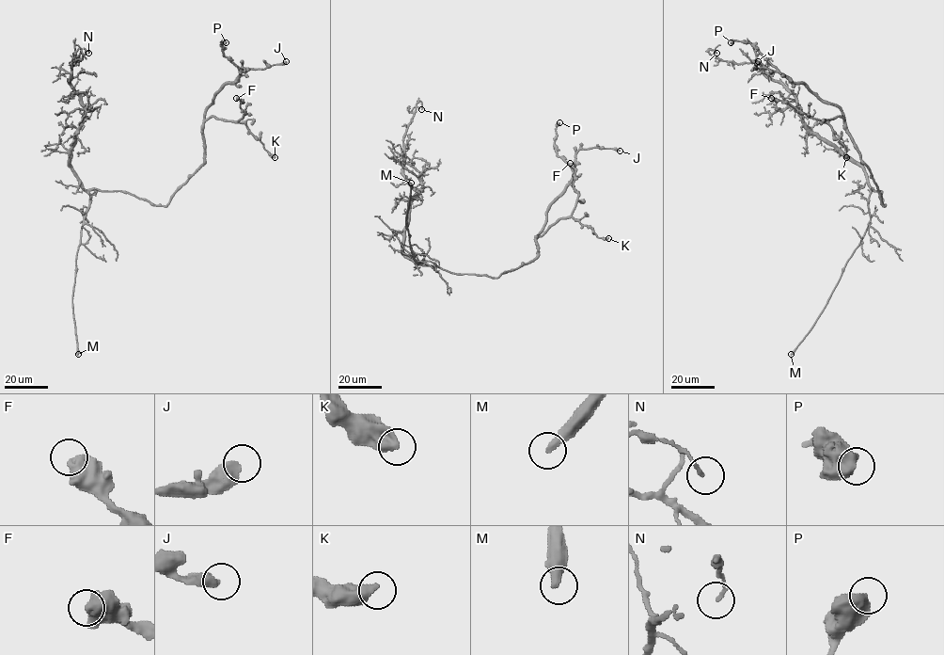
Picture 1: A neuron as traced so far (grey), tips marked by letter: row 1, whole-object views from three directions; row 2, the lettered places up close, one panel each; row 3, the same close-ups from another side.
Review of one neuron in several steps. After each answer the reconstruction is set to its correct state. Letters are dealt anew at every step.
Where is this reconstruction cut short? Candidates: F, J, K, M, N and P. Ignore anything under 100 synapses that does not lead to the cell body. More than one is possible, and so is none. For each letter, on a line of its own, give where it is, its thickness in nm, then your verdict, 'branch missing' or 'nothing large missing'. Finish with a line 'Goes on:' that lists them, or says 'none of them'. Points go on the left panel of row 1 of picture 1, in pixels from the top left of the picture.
F: (236, 98) | 650 nm | nothing large missing
J: (286, 61) | 420 nm | nothing large missing
K: (275, 157) | 500 nm | nothing large missing
M: (78, 354) | 360 nm | branch missing
N: (88, 53) | 120 nm | nothing large missing
P: (226, 42) | 700 nm | nothing large missing
Goes on: M

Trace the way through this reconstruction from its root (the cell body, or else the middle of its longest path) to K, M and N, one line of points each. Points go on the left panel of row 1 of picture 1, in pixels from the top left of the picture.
K: (133, 194), (155, 205), (166, 205), (171, 197), (203, 163), (202, 127), (212, 117), (243, 122), (275, 157)
M: (133, 194), (87, 191), (89, 208), (81, 230), (72, 296), (78, 354)
N: (133, 194), (85, 189), (69, 164), (85, 112), (70, 84), (70, 63), (88, 53)

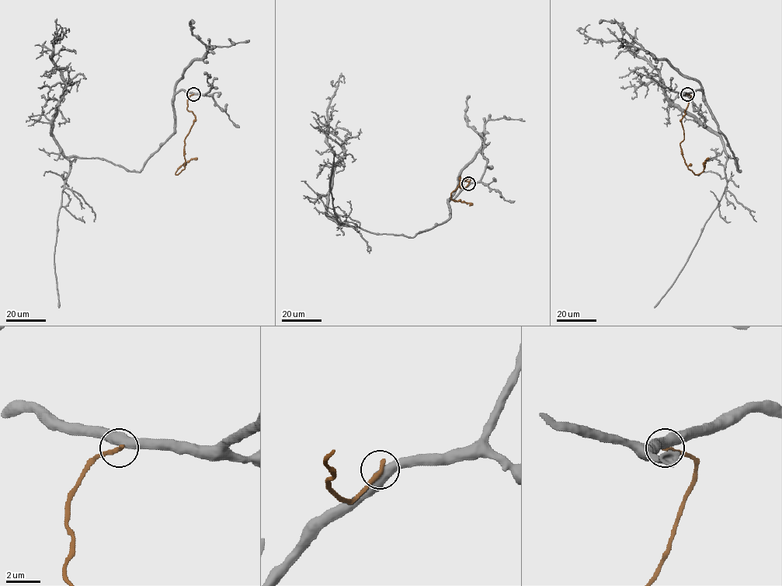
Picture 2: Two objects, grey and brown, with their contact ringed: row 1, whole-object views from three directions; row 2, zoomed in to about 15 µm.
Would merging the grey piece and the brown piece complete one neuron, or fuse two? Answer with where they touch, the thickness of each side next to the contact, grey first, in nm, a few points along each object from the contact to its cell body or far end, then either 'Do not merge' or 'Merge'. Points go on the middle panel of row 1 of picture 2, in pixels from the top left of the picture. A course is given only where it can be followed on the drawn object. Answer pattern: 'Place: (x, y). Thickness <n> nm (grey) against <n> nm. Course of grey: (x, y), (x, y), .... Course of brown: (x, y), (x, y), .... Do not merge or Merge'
Place: (468, 183). Thickness 500 nm (grey) against 320 nm. Course of grey: (468, 183), (450, 218), (413, 237), (334, 221), (327, 194), (340, 156), (327, 106), (344, 83). Course of brown: (468, 183), (462, 185), (470, 178), (460, 180), (460, 176), (460, 185), (451, 193), (451, 199), (473, 204). Do not merge

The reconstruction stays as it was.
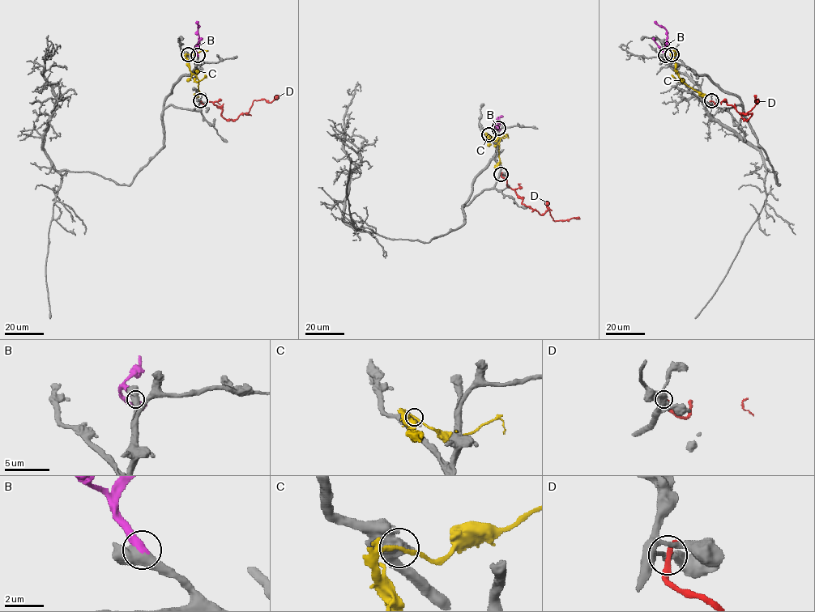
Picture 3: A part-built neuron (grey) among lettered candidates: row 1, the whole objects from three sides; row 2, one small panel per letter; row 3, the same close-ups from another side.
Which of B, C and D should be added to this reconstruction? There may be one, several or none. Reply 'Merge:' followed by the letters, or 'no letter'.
Merge: B

